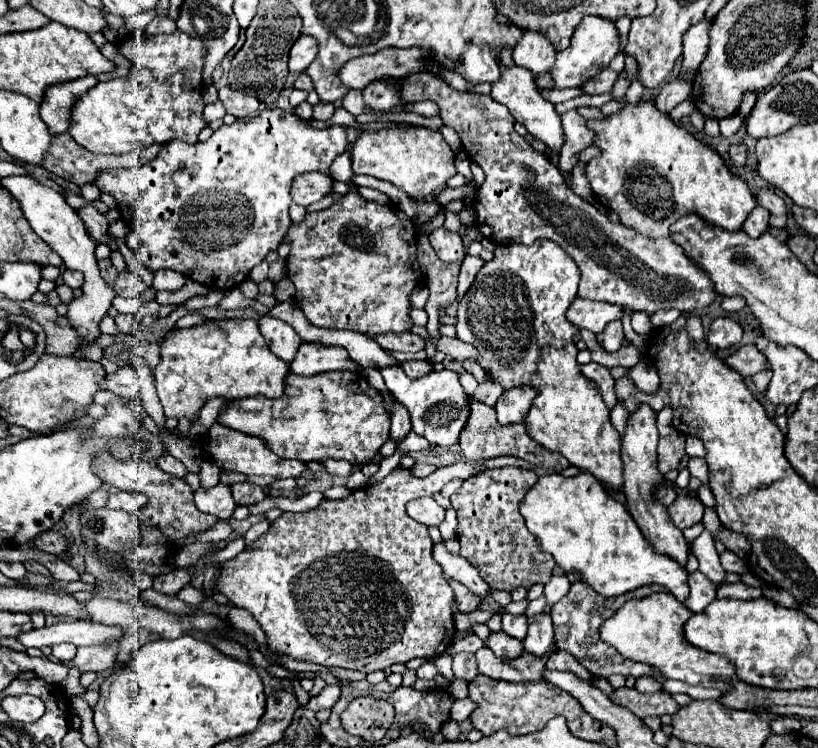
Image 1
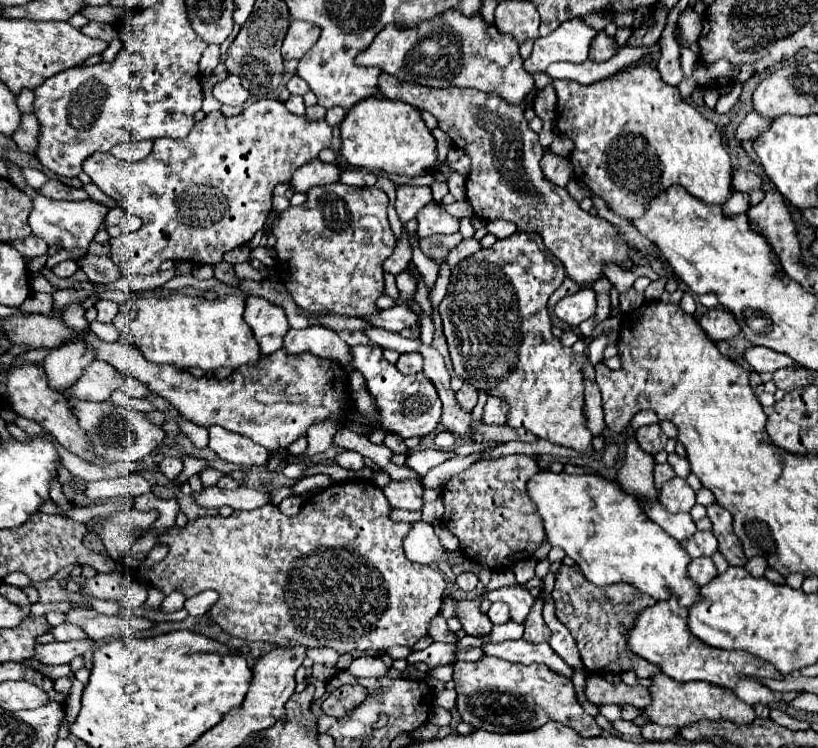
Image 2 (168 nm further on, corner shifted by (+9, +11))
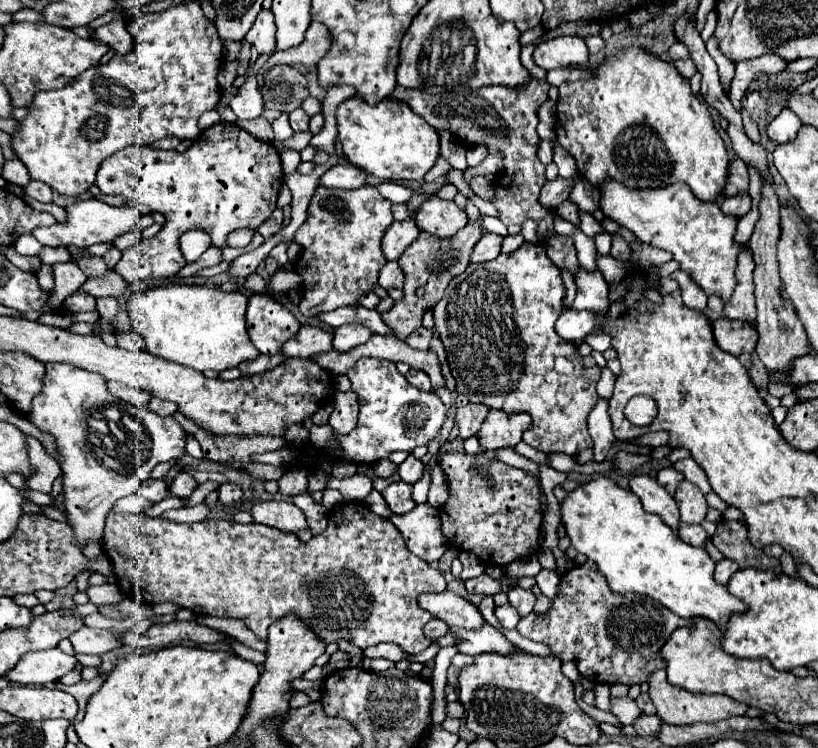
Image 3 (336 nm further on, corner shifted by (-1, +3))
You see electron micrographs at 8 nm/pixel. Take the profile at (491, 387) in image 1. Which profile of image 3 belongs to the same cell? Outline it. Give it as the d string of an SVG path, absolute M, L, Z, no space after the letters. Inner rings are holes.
M469 403L469 405L461 407L461 409L457 409L455 419L459 423L459 435L463 439L473 437L481 429L487 413L489 413L489 409L485 405L479 405L479 403Z

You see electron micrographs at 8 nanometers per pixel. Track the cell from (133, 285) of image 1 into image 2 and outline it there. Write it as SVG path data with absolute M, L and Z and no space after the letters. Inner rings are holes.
M85 255L79 261L79 269L83 273L87 273L87 277L91 279L91 283L113 283L121 277L121 273L117 273L117 267L113 265L113 261L109 261L109 257L95 257L95 255Z

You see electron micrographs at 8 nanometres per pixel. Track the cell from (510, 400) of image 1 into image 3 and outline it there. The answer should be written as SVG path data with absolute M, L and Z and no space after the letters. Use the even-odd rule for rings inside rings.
M491 409L481 431L479 431L479 443L487 451L495 451L501 447L515 447L523 431L529 427L529 417L527 415L509 415L503 413L501 409Z

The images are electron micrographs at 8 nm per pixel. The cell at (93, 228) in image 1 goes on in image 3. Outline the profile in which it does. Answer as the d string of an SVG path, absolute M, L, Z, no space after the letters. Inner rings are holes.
M31 181L29 185L25 185L25 193L31 195L33 199L41 201L41 203L51 203L51 187L47 183L41 181Z

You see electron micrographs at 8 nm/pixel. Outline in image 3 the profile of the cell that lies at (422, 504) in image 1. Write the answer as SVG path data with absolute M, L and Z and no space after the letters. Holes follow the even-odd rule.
M405 481L391 483L383 491L383 497L385 497L387 505L391 507L391 511L397 513L397 515L403 515L403 513L407 513L407 511L411 511L411 509L417 507L417 503L411 497L411 485L405 483Z

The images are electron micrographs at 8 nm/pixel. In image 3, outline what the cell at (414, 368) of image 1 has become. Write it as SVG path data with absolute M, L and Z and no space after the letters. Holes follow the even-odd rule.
M411 369L405 377L407 377L407 381L409 381L413 387L417 387L417 389L421 389L421 391L431 391L431 381L429 381L427 373L417 371L417 369Z

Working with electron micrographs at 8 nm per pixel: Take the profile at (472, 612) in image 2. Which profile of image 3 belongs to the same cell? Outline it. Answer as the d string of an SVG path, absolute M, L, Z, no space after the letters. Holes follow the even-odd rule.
M443 591L443 593L425 593L419 597L419 605L431 611L437 619L443 619L451 627L459 629L479 629L485 625L485 619L477 605L465 601L463 597Z

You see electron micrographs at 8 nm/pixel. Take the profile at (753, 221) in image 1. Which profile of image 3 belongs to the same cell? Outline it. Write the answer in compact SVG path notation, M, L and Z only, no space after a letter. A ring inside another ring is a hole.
M739 193L735 197L725 197L721 201L721 209L723 213L727 215L733 215L733 217L743 217L749 209L751 209L751 197L747 193Z

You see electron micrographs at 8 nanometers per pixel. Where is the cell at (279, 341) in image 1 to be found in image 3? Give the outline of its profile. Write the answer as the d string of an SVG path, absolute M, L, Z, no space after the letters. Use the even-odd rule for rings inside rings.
M251 295L247 307L247 331L263 355L277 355L285 341L295 337L301 323L269 295Z

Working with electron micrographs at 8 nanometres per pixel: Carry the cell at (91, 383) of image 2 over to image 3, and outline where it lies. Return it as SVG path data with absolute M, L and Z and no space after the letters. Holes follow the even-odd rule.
M105 381L105 385L107 385L109 393L111 393L113 397L117 397L119 401L123 401L123 403L131 403L131 405L143 407L143 405L147 405L147 401L151 399L149 393L143 393L143 391L139 391L139 389L127 387L127 385L121 385L121 383L117 383L117 381Z

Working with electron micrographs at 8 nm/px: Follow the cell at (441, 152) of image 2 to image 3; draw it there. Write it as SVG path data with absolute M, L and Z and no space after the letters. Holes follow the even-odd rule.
M439 157L439 159L437 159L437 163L433 165L433 169L425 175L425 181L433 181L433 179L437 179L439 175L445 175L445 173L449 173L449 171L451 171L449 161L447 161L445 157Z

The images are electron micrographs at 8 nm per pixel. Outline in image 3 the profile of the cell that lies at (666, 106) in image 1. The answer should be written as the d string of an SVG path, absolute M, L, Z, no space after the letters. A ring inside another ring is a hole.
M687 59L687 61L675 61L673 65L677 67L677 71L679 71L679 73L681 73L685 79L691 79L691 77L697 73L695 63L693 63L691 59Z

